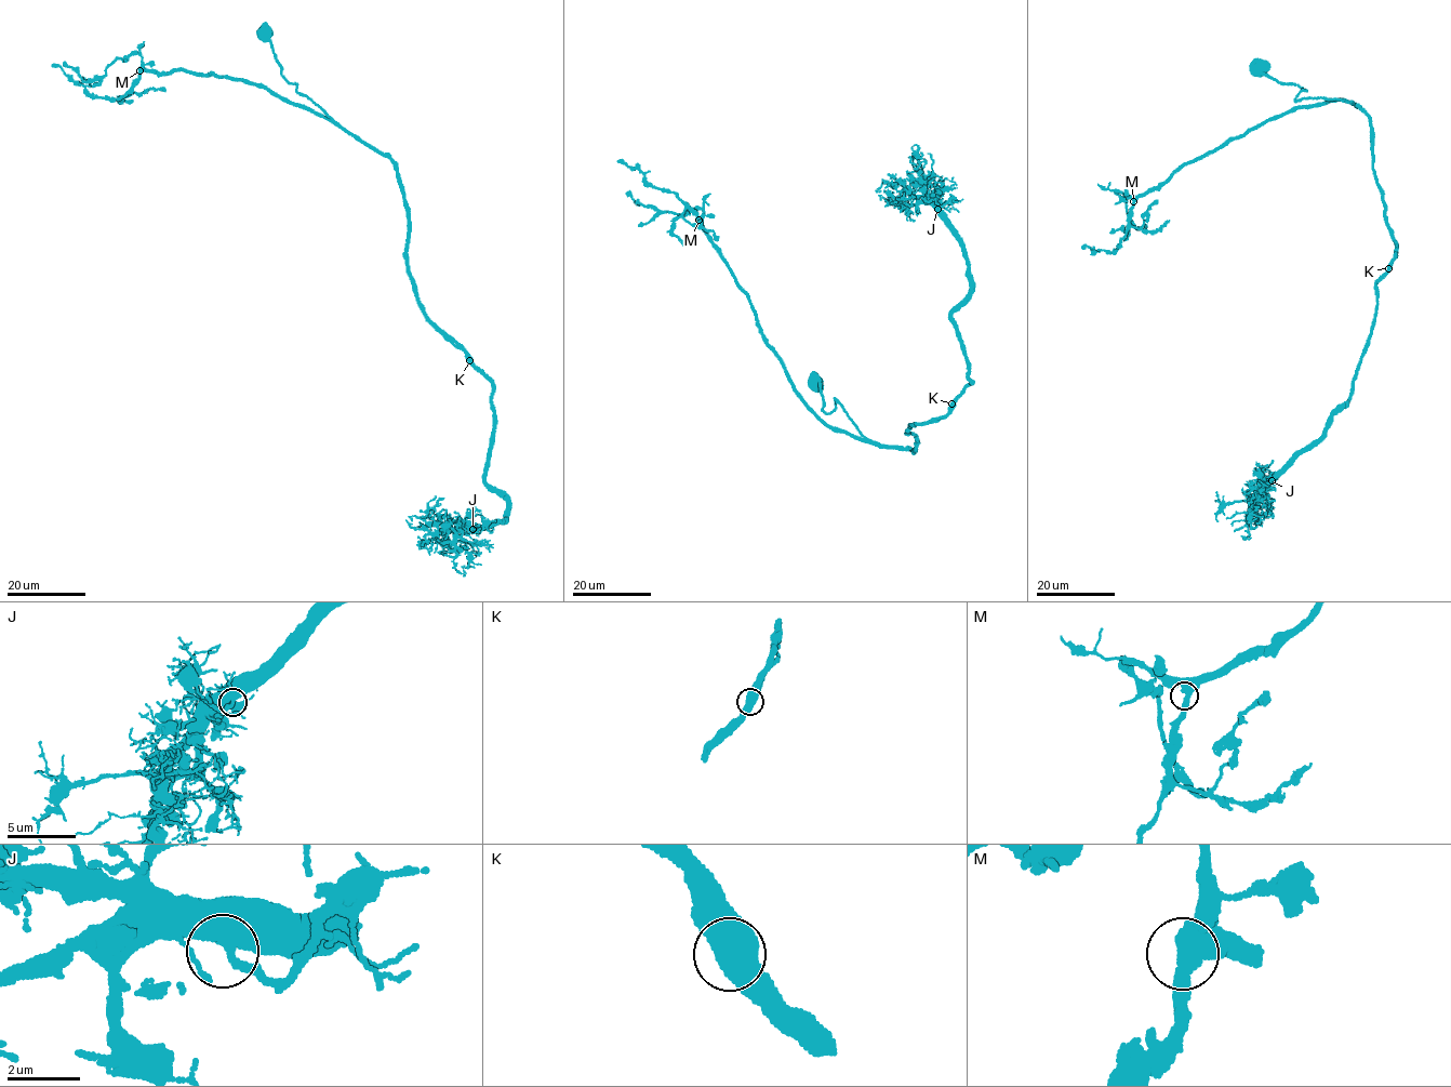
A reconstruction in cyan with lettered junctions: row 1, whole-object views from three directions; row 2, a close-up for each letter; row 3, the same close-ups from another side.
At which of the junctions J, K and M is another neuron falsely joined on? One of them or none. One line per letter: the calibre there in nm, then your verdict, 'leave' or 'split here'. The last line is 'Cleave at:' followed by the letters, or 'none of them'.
J: 500 nm thick; leave
K: 600 nm thick; leave
M: 460 nm thick; leave
Cleave at: none of them

